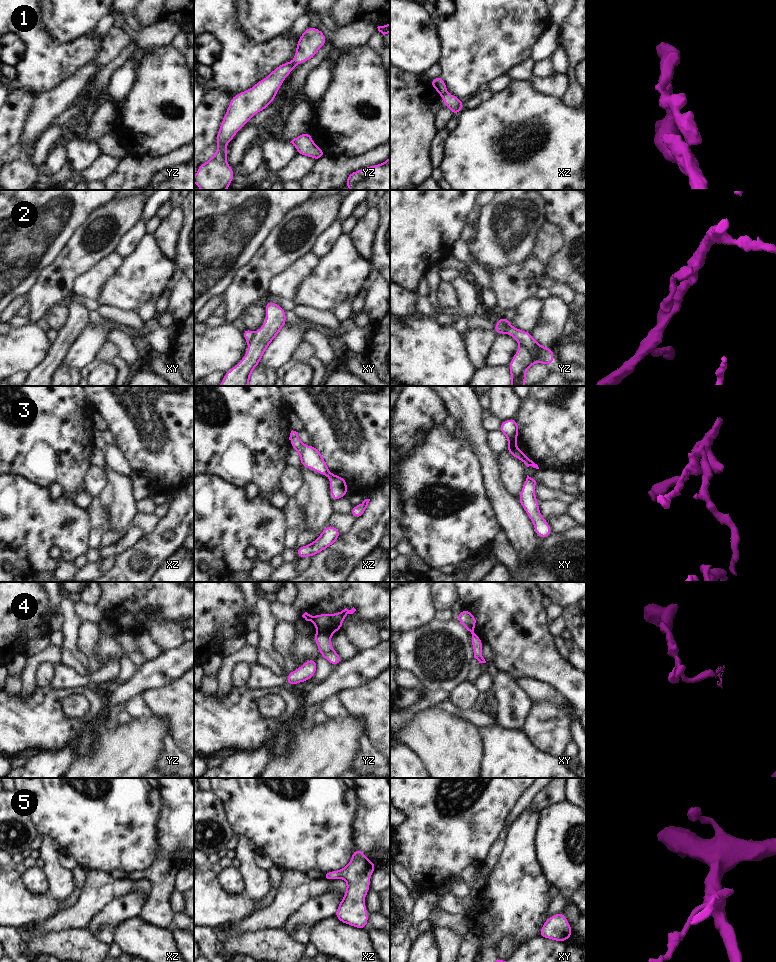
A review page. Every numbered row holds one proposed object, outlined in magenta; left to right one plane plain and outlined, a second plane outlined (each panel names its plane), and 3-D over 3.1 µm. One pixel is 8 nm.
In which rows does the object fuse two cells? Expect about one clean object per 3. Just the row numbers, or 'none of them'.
1, 2, 3, 4.

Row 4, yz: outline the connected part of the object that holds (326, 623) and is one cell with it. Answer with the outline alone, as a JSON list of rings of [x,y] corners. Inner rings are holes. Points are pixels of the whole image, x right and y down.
[[[353,607],[351,610],[345,608],[344,610],[335,614],[319,614],[312,616],[305,612],[302,617],[306,621],[311,621],[315,624],[315,629],[318,632],[332,636],[335,632],[342,629],[342,623],[348,614],[353,614],[356,609]]]

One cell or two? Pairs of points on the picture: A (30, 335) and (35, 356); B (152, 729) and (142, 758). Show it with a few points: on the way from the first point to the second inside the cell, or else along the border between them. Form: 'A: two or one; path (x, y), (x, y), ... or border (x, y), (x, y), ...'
A: one; path (30, 340), (30, 351)
B: one; path (145, 736), (142, 739), (142, 751)

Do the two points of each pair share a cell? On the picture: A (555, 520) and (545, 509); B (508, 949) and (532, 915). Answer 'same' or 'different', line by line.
A: different
B: different

